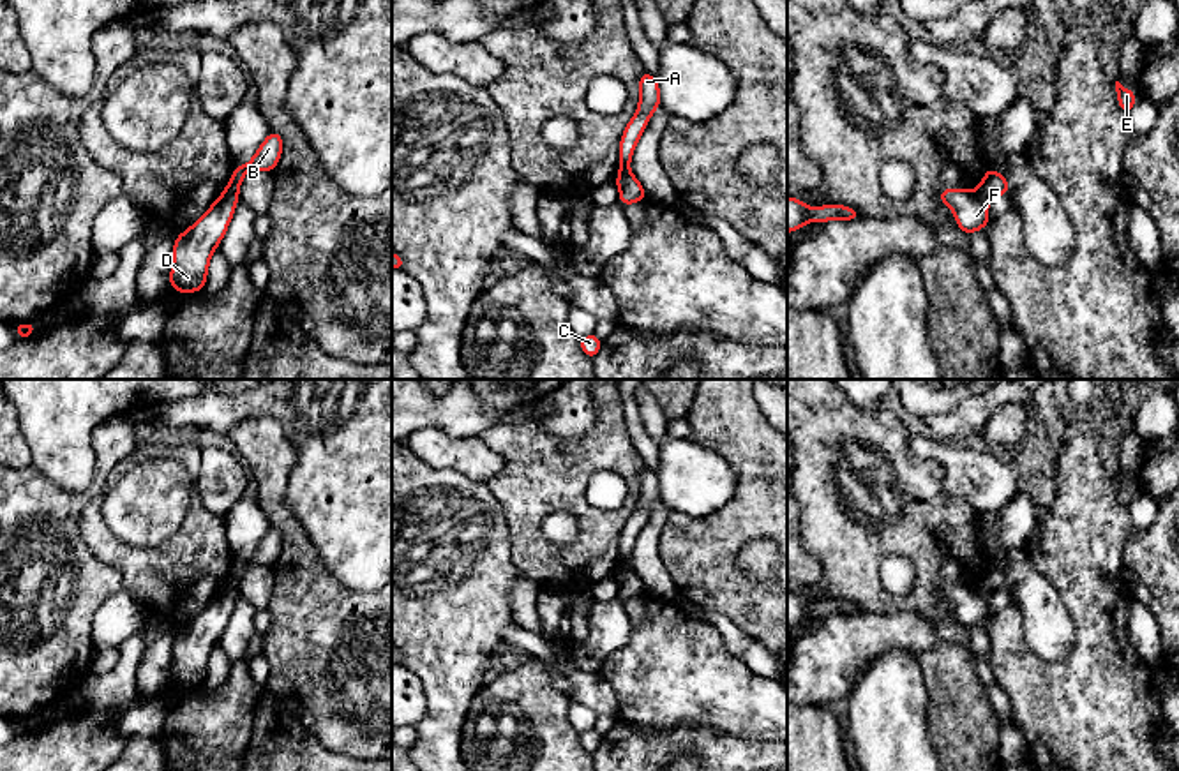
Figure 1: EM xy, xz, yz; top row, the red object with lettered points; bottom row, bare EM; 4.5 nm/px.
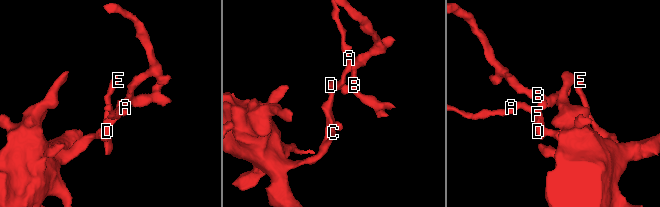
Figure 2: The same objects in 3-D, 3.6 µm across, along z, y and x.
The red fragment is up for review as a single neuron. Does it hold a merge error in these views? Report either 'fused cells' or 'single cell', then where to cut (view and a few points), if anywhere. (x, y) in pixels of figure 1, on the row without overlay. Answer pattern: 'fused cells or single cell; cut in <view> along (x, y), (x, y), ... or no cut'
fused cells; cut in xy along (225, 586), (237, 593)

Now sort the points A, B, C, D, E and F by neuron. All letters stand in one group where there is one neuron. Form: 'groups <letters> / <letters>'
groups A C D E F / B

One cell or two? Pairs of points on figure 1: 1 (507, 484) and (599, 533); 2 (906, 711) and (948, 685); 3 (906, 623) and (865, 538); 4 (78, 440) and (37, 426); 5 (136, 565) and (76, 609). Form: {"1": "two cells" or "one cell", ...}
{"1": "one cell", "2": "two cells", "3": "two cells", "4": "one cell", "5": "two cells"}

